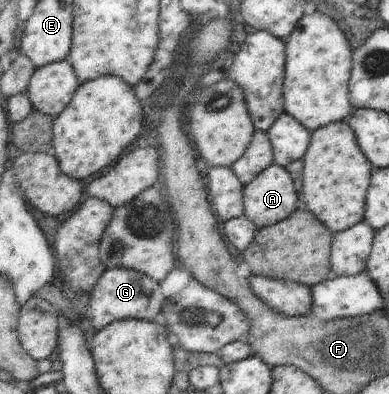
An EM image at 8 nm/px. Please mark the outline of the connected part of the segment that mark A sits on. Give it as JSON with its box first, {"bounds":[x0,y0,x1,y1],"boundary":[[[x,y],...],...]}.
{"bounds":[243,163,298,229],"boundary":[[[273,163],[244,185],[243,216],[258,229],[277,224],[297,210],[298,195],[286,167]]]}

